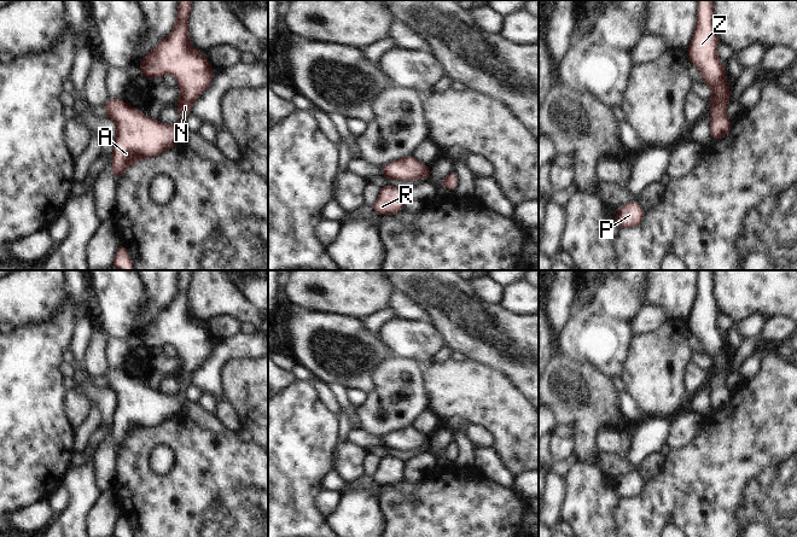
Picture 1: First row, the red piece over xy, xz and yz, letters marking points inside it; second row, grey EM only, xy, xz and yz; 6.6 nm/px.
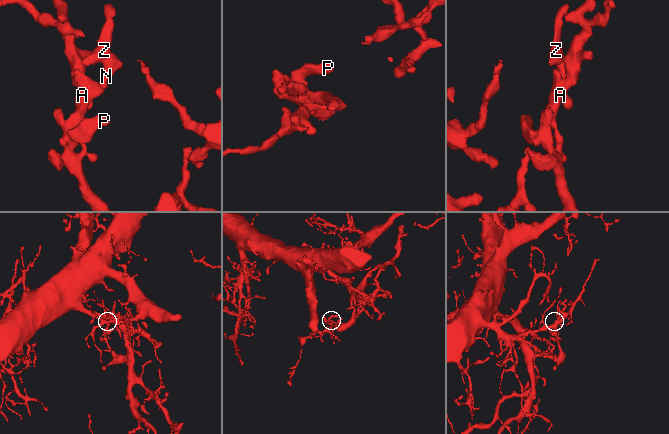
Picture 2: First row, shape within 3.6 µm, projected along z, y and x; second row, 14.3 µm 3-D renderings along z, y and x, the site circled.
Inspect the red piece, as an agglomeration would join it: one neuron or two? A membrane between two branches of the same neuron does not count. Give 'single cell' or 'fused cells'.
single cell

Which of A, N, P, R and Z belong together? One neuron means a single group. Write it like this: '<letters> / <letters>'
A N P R Z

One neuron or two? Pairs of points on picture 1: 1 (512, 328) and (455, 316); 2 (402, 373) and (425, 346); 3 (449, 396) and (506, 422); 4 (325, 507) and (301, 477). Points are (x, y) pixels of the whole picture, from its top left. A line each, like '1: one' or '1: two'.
1: one
2: two
3: one
4: two

